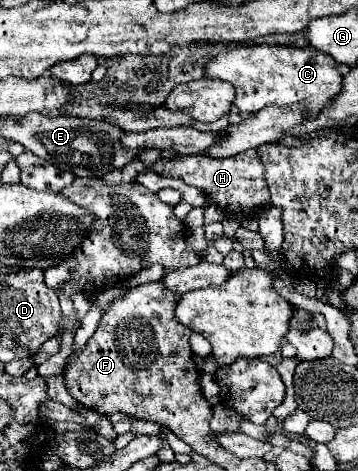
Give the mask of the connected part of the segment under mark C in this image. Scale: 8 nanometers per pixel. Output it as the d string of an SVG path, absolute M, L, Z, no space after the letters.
M270 44L230 46L204 64L204 76L230 82L236 88L234 104L240 112L250 114L256 114L270 104L290 106L296 102L304 102L308 110L316 114L340 92L342 82L342 74L336 70L336 62L328 54L312 50L312 46L296 48Z

